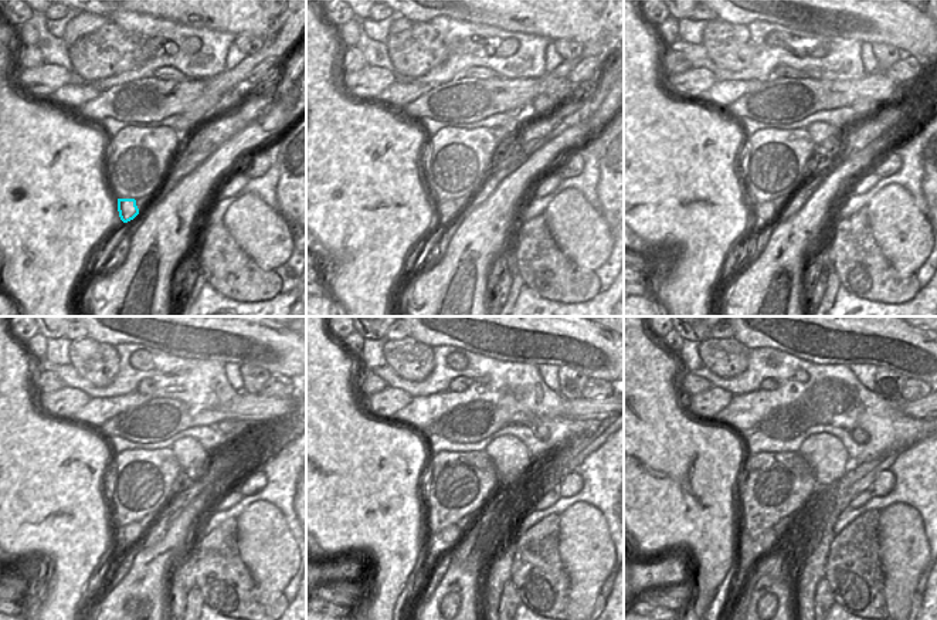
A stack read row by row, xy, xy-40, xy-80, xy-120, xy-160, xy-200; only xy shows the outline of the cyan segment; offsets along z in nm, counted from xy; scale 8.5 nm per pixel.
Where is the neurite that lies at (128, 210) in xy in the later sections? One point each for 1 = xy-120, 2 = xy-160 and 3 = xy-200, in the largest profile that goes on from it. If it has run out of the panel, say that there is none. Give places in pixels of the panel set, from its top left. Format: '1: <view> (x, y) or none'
1: xy-120 (132, 532)
2: xy-160 (451, 535)
3: xy-200 (767, 541)

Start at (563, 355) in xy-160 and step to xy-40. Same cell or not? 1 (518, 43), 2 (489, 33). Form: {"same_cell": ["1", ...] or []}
{"same_cell": []}

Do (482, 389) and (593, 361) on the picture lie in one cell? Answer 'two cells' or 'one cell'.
two cells

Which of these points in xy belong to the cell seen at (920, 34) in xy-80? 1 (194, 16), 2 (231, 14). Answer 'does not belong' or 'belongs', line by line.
1: belongs
2: belongs

